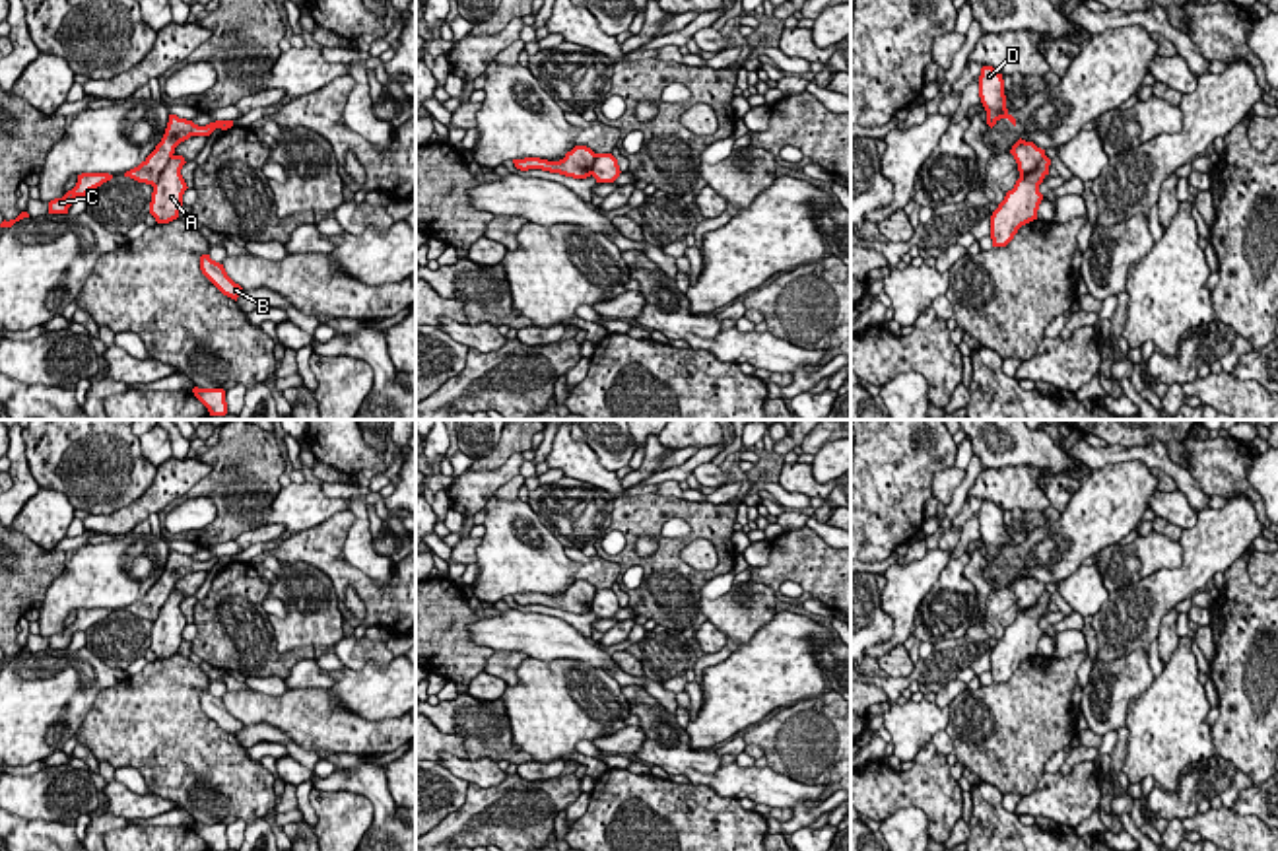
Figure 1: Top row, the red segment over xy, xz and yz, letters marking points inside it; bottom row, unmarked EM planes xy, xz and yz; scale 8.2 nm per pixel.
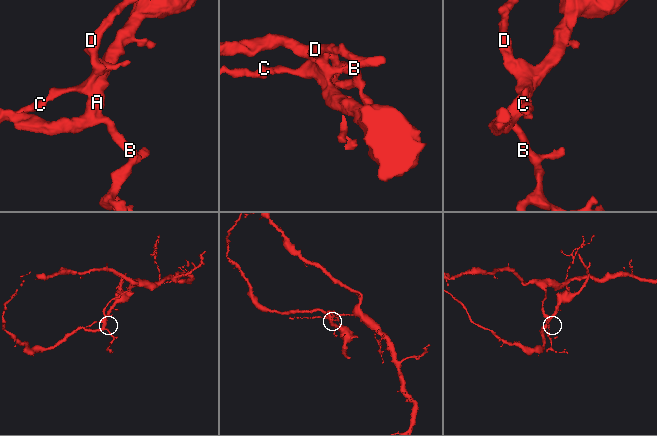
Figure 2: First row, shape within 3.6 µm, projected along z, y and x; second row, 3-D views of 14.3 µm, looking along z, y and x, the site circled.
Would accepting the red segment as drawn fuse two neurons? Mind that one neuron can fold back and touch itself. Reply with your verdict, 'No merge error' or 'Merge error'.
Merge error

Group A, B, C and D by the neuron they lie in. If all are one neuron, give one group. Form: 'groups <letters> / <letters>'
groups A B / C D

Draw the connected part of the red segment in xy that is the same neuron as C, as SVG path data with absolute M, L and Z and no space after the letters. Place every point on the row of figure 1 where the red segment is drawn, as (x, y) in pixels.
M82 173L78 175L78 183L72 190L68 190L62 198L54 198L49 202L49 214L68 214L72 200L76 196L85 196L89 190L101 187L103 183L111 181L113 175L109 173Z

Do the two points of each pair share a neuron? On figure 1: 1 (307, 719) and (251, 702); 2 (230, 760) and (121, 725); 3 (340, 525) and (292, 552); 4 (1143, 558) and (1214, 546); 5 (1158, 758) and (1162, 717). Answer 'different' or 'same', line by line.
1: same
2: same
3: same
4: different
5: same

